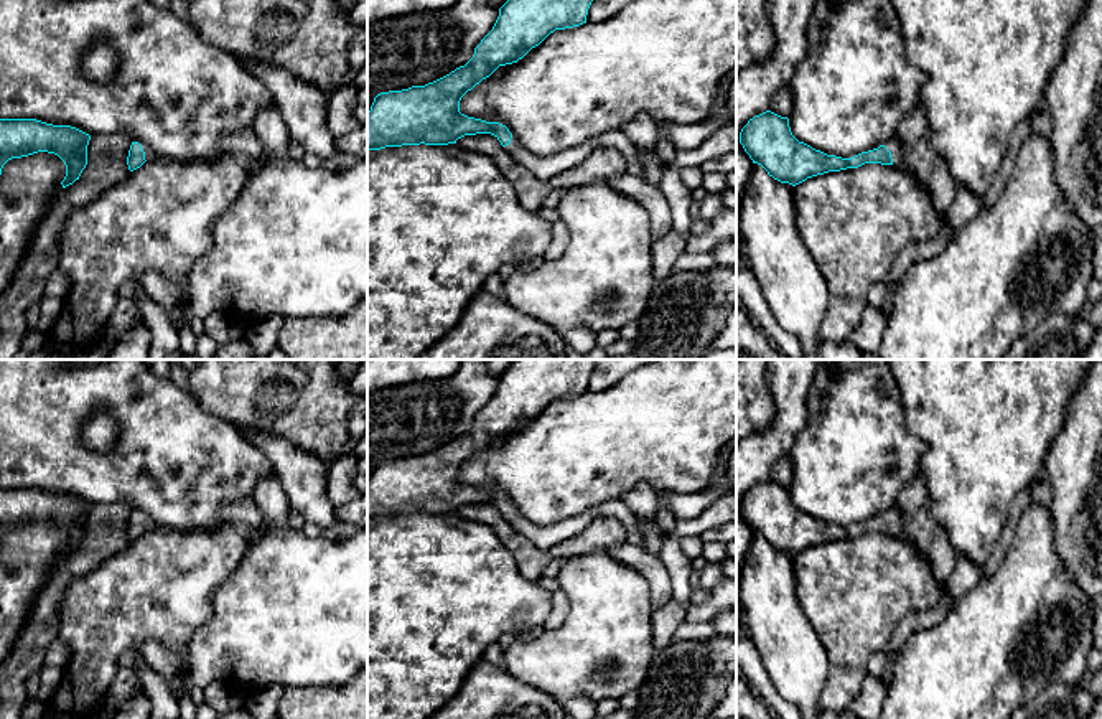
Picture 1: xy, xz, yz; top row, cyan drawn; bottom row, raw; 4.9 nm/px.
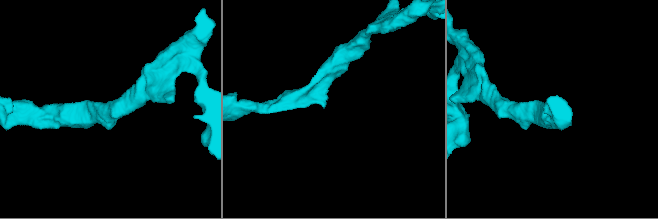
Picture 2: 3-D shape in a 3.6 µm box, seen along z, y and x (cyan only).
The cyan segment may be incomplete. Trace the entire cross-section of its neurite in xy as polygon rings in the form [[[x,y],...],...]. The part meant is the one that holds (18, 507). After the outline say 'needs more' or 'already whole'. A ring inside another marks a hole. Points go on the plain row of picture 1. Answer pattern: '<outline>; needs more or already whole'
[[[0,488],[0,544],[12,528],[38,521],[58,524],[66,534],[63,557],[79,549],[87,534],[91,505],[71,496],[53,495],[36,488]]]; already whole

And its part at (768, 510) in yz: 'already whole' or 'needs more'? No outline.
needs more

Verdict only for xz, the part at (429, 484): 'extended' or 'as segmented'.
extended

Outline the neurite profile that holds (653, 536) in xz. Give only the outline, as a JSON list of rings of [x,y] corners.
[[[657,518],[642,521],[637,519],[639,531],[642,534],[642,543],[639,544],[647,554],[659,556],[662,551],[662,546],[669,534],[662,531],[662,526]]]

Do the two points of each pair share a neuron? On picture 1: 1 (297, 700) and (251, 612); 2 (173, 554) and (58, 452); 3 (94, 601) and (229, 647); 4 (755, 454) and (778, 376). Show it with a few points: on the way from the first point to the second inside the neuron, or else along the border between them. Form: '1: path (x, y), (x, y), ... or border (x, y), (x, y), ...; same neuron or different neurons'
1: border (287, 686), (330, 688); different neurons
2: border (158, 526), (168, 531), (196, 533); different neurons
3: border (211, 599), (211, 615), (186, 647), (188, 670); different neurons
4: path (775, 434), (784, 424), (784, 396); same neuron

